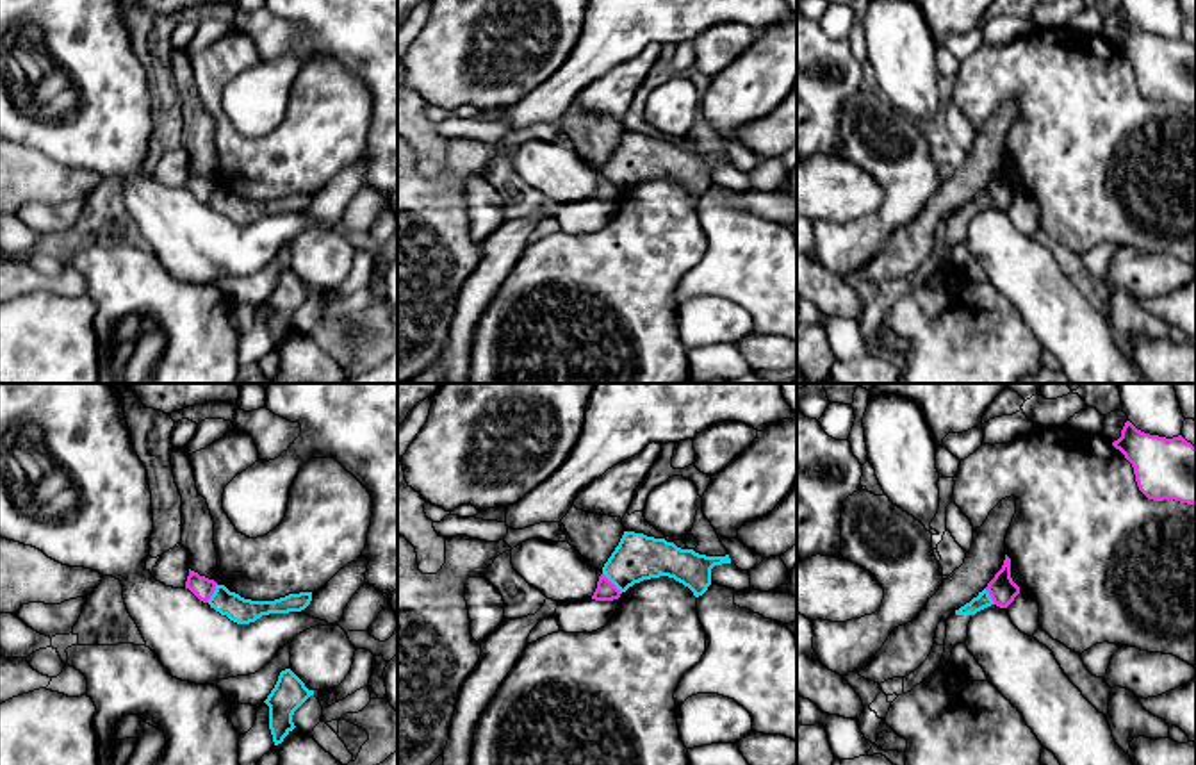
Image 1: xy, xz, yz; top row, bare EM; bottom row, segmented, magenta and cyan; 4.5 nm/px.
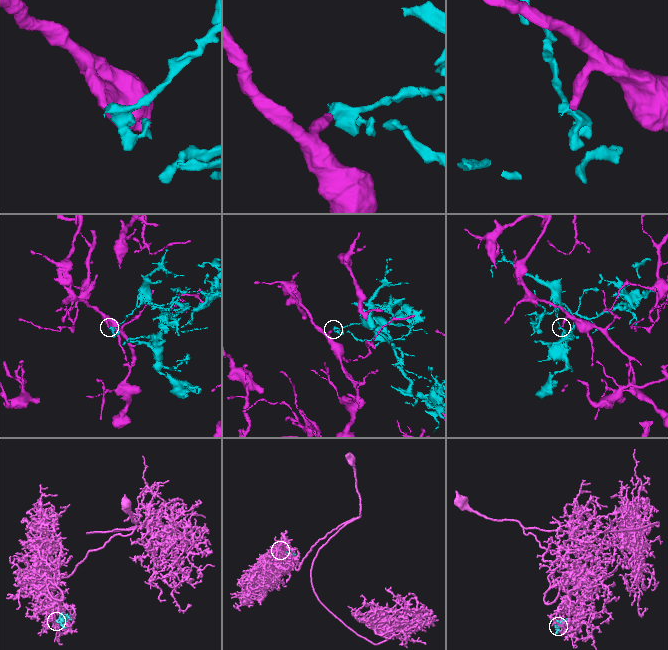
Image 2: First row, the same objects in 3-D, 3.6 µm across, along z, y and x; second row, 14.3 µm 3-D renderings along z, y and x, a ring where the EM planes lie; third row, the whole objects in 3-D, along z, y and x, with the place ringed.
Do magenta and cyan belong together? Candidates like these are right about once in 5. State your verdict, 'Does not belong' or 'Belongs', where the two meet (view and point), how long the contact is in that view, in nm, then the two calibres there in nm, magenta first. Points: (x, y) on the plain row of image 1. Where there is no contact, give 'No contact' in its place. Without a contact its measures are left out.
Does not belong. Touches magenta at xz (612, 184). Shared border 130 nm. Thickness 90 nm (magenta) against 200 nm

